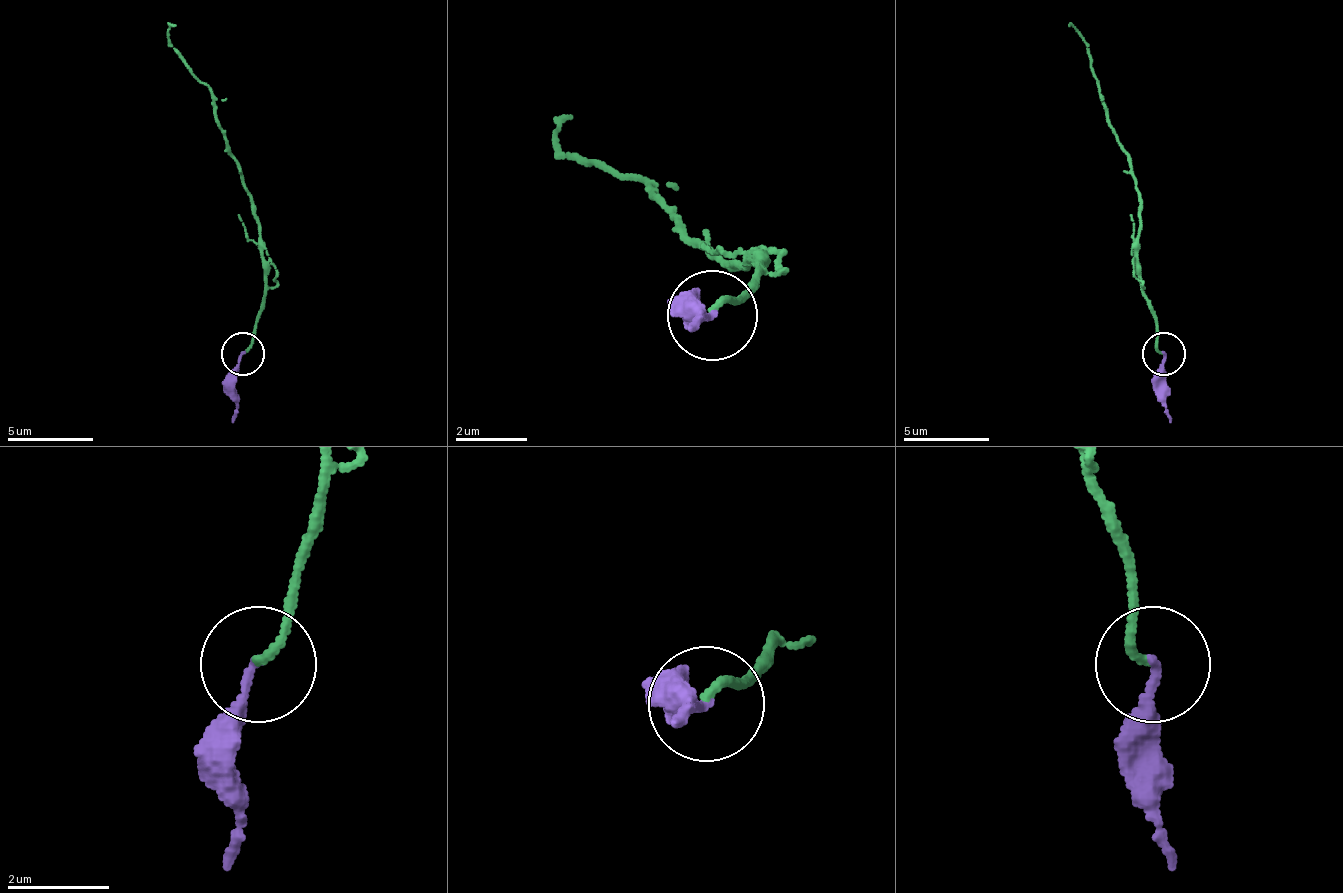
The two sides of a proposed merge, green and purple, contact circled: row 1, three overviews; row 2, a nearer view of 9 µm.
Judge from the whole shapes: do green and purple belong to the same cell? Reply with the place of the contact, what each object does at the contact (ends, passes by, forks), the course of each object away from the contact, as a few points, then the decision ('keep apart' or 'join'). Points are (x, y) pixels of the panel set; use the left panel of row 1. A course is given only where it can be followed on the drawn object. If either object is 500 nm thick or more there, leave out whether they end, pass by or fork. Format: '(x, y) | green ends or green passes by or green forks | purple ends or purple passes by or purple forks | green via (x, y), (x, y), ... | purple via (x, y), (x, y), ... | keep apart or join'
(243, 354) | green ends | purple ends | green via (244, 355), (253, 346), (257, 312), (265, 290), (257, 204), (210, 88), (171, 45), (167, 32), (175, 24) | purple via (244, 355), (235, 376), (231, 424) | keep apart

